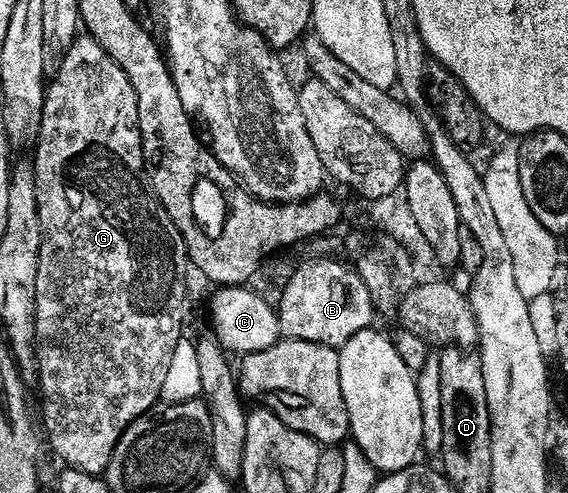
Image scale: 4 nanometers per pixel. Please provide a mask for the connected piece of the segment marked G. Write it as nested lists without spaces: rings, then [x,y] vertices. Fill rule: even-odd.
[[[92,37],[78,38],[68,52],[69,64],[61,75],[61,88],[57,91],[57,104],[53,101],[45,105],[45,126],[43,144],[45,156],[41,167],[45,170],[45,180],[39,186],[39,210],[41,225],[45,228],[45,240],[41,246],[39,261],[39,281],[37,282],[37,333],[61,355],[42,354],[39,359],[39,388],[53,402],[53,407],[45,411],[43,431],[48,446],[65,462],[66,468],[82,471],[88,475],[104,476],[113,464],[121,439],[130,430],[136,419],[141,419],[157,402],[163,399],[163,381],[167,381],[167,369],[175,357],[175,349],[183,341],[181,326],[185,323],[185,294],[189,291],[189,271],[191,260],[183,233],[171,221],[167,209],[153,192],[146,171],[145,146],[141,136],[139,117],[139,97],[119,64],[101,48]]]

